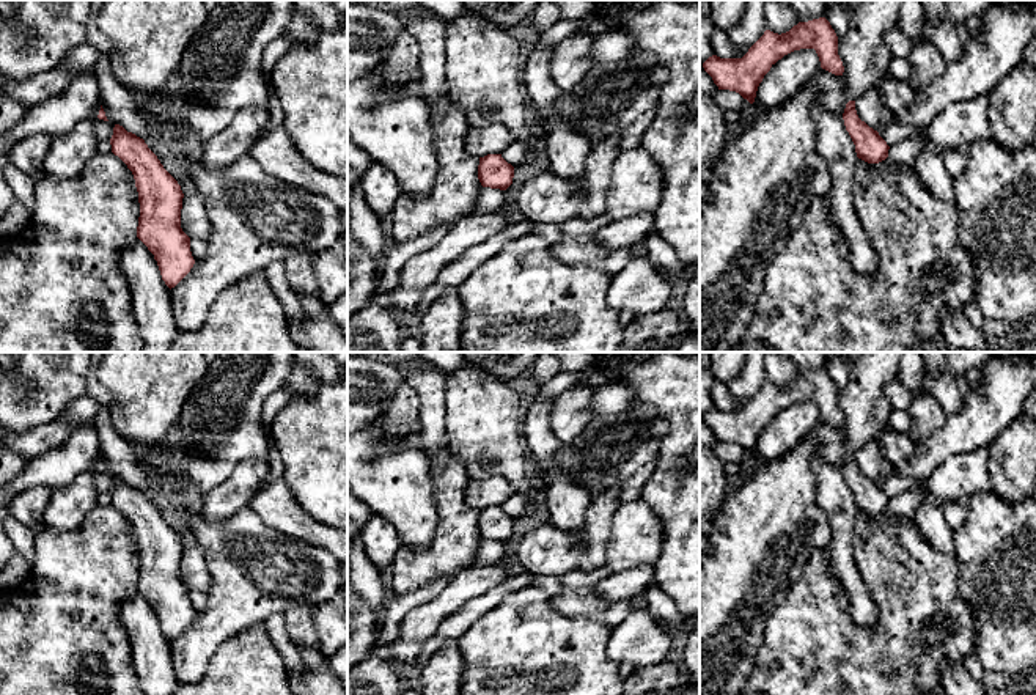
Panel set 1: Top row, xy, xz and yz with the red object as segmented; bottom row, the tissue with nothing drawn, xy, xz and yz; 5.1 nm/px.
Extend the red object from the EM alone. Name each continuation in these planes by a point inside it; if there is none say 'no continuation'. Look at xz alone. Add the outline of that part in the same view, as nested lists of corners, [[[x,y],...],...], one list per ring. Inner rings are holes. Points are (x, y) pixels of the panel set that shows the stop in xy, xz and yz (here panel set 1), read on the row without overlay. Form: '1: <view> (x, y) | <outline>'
no continuation

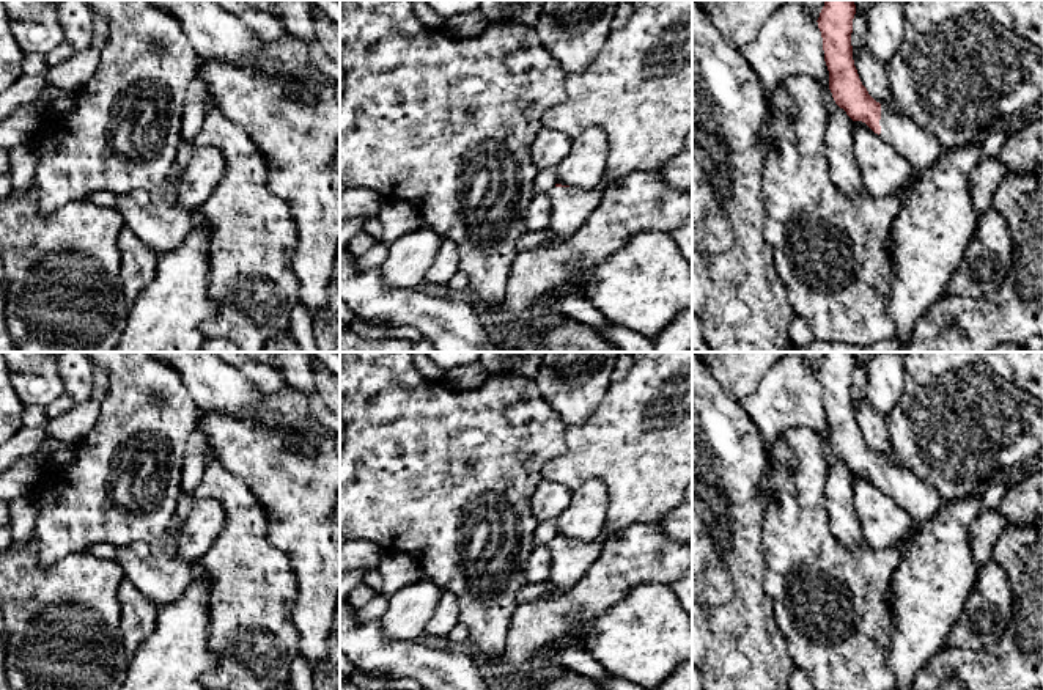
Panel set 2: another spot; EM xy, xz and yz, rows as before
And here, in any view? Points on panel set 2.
1: yz (919, 500) | [[[881,456],[881,492],[890,497],[911,519],[911,533],[925,523],[944,503],[941,494],[912,472],[895,465],[890,456]]]

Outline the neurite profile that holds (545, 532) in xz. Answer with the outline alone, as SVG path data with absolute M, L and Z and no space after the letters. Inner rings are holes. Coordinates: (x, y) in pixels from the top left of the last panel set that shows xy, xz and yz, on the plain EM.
M555 520L538 522L533 533L533 544L535 547L549 545L549 542L555 539L555 536L557 536Z

